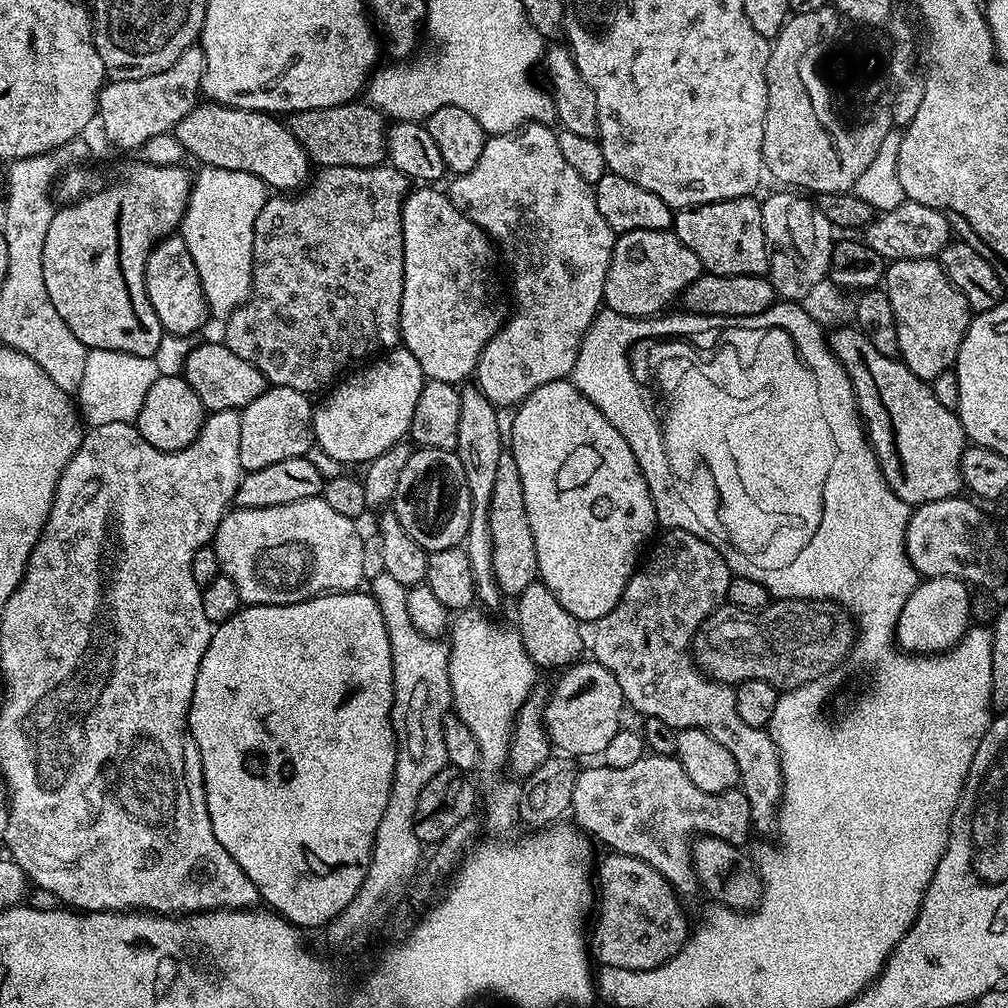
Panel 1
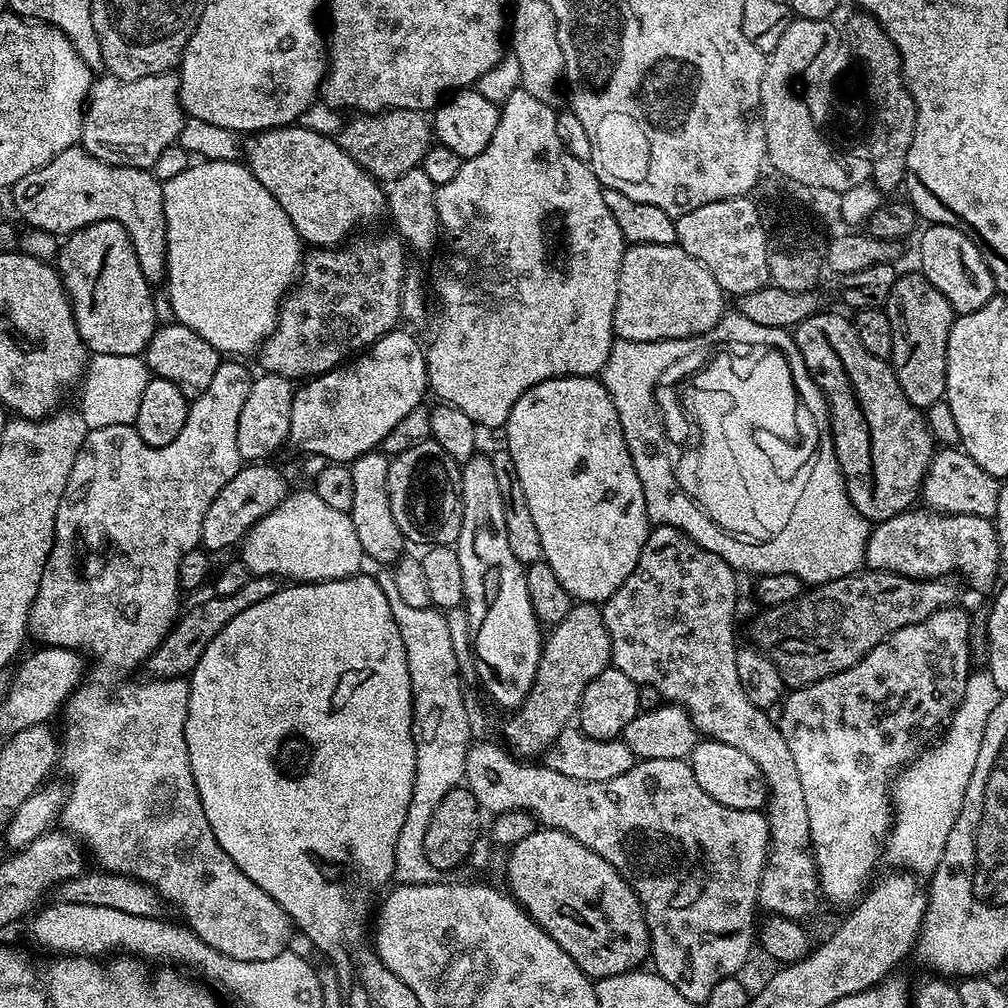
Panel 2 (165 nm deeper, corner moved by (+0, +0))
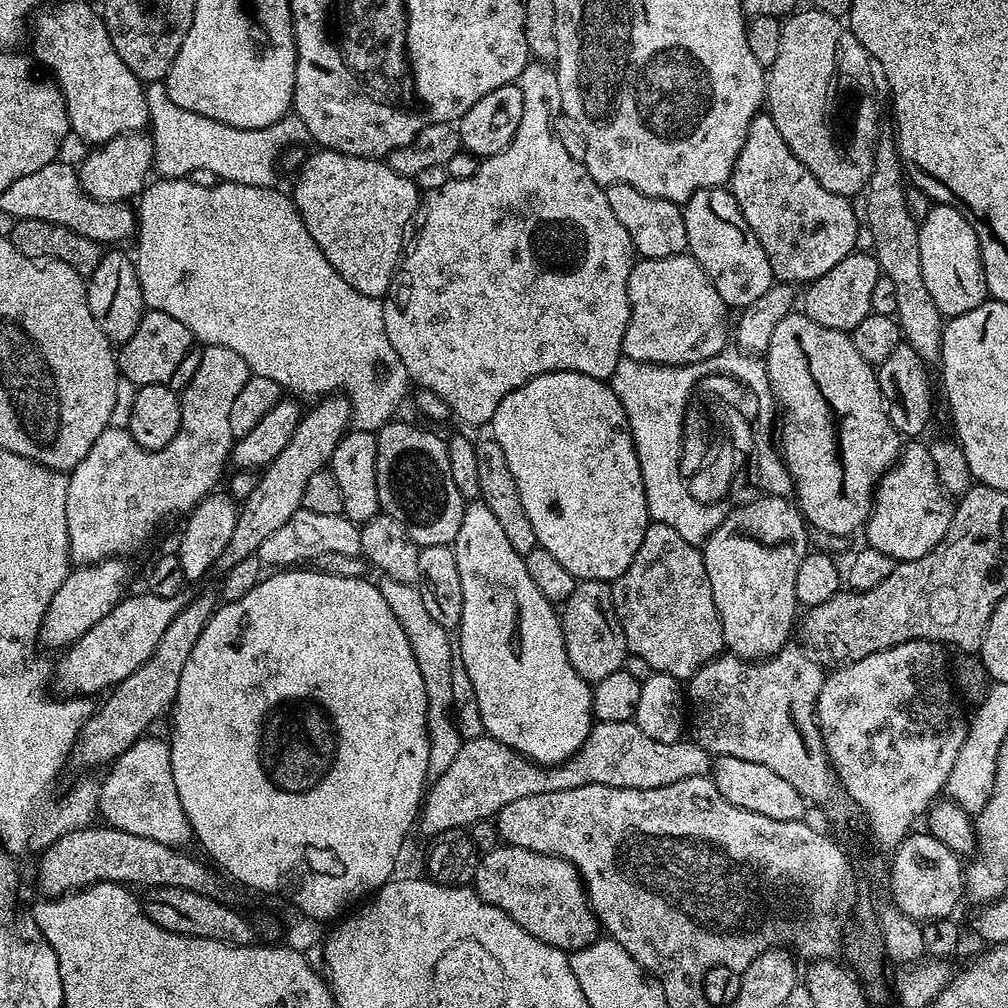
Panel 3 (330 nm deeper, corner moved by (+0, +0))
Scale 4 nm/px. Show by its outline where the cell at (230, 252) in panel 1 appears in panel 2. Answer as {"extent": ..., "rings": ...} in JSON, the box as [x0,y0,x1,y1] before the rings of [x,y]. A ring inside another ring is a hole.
{"extent":[163,159,302,354],"rings":[[[201,159],[199,162],[192,162],[182,174],[163,181],[163,185],[164,209],[166,210],[166,262],[168,263],[166,289],[176,315],[175,323],[184,324],[190,330],[194,330],[194,334],[206,338],[206,342],[210,342],[210,346],[217,348],[221,354],[255,353],[264,343],[265,338],[274,330],[280,313],[280,304],[293,285],[297,283],[300,275],[302,241],[298,230],[294,230],[294,222],[290,222],[290,218],[286,218],[286,210],[282,210],[282,206],[278,206],[278,198],[274,198],[274,194],[270,194],[270,190],[266,190],[266,186],[262,186],[262,182],[258,182],[258,178],[254,178],[247,163],[241,162],[239,159]]]}

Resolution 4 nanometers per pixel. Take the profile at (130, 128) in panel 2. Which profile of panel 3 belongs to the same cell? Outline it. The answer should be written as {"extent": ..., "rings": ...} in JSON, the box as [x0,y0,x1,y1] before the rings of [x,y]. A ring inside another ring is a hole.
{"extent":[78,131,153,202],"rings":[[[143,131],[127,132],[115,136],[105,144],[93,147],[92,152],[81,164],[78,164],[80,185],[90,198],[106,202],[128,202],[139,197],[149,179],[148,171],[153,171],[153,146],[151,135]],[[148,176],[148,177],[147,177]],[[145,179],[145,180],[144,180]]]}

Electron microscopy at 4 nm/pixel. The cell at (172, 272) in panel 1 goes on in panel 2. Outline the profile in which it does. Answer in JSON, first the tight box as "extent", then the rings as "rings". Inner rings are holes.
{"extent":[10,146,168,282],"rings":[[[77,146],[62,150],[46,166],[26,174],[26,178],[12,185],[10,195],[29,229],[71,234],[103,220],[118,222],[134,246],[142,274],[150,282],[165,279],[168,263],[164,185],[149,169],[107,164]]]}

